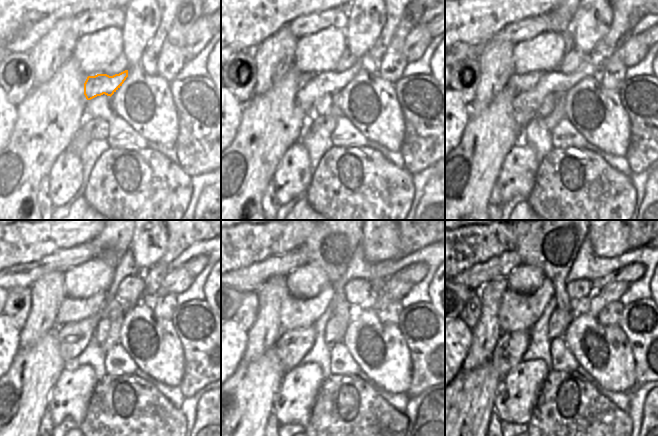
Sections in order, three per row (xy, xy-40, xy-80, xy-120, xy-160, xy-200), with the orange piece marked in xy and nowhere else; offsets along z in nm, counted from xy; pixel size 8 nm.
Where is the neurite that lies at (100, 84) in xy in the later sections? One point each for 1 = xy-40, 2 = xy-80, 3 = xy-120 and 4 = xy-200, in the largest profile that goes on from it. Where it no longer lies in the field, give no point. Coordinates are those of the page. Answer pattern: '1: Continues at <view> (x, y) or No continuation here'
1: Continues at xy-40 (332, 82)
2: Continues at xy-80 (525, 105)
3: Continues at xy-120 (72, 338)
4: Continues at xy-200 (508, 353)

